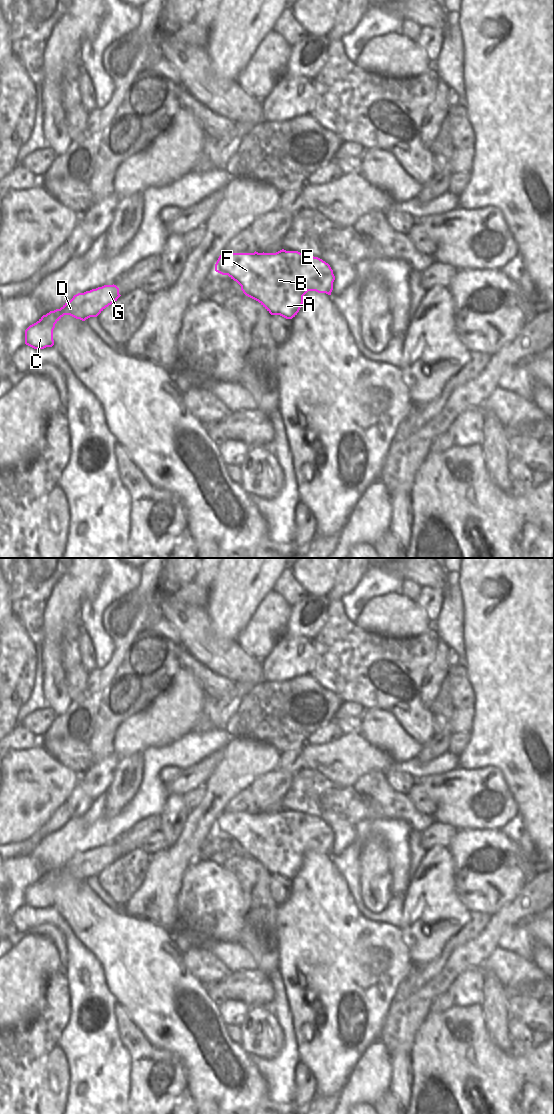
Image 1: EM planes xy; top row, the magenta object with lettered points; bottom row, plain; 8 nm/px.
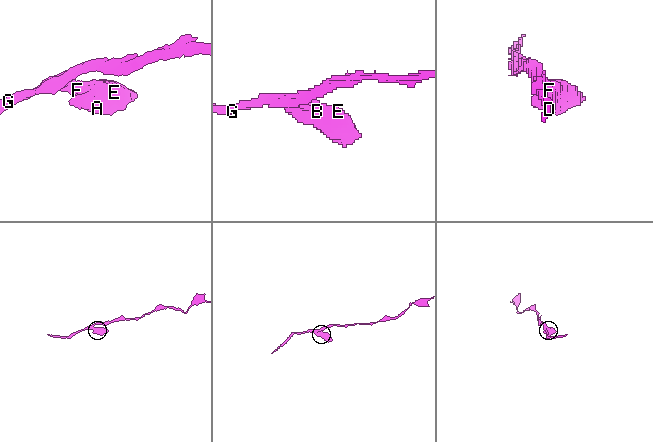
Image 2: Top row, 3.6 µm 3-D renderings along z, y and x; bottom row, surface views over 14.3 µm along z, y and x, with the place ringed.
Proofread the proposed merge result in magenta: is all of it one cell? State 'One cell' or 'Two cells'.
One cell.

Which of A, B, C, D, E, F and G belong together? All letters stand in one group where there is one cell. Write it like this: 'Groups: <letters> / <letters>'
Groups: A B C D E F G.

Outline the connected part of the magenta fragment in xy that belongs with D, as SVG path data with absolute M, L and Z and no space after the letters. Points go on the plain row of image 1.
M104 845L84 853L78 853L60 869L43 875L36 883L25 890L25 904L34 909L44 909L54 905L55 884L64 876L70 875L85 881L97 877L106 867L117 861L121 855L116 845Z

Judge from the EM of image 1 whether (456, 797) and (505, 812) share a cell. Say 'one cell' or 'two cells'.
one cell

